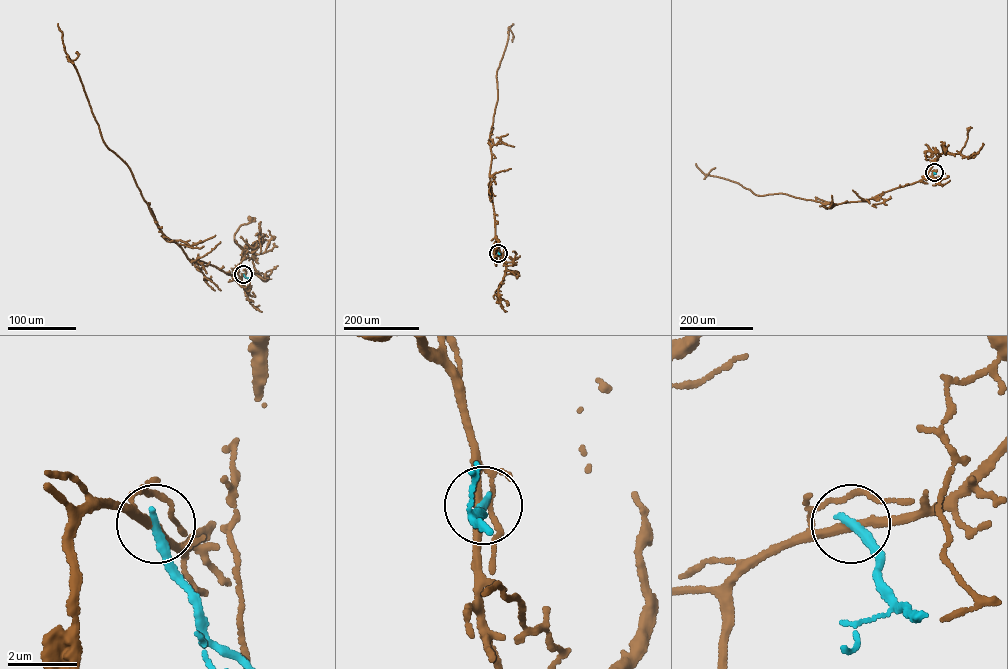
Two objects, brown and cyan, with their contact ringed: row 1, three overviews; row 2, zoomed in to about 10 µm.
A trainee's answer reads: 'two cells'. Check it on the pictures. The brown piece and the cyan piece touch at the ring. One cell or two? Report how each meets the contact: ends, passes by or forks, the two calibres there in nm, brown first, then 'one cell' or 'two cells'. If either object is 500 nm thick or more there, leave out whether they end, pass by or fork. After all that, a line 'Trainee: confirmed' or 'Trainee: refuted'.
brown passes by; cyan ends; calibres 240 and 280 nm; two cells
Trainee: confirmed

